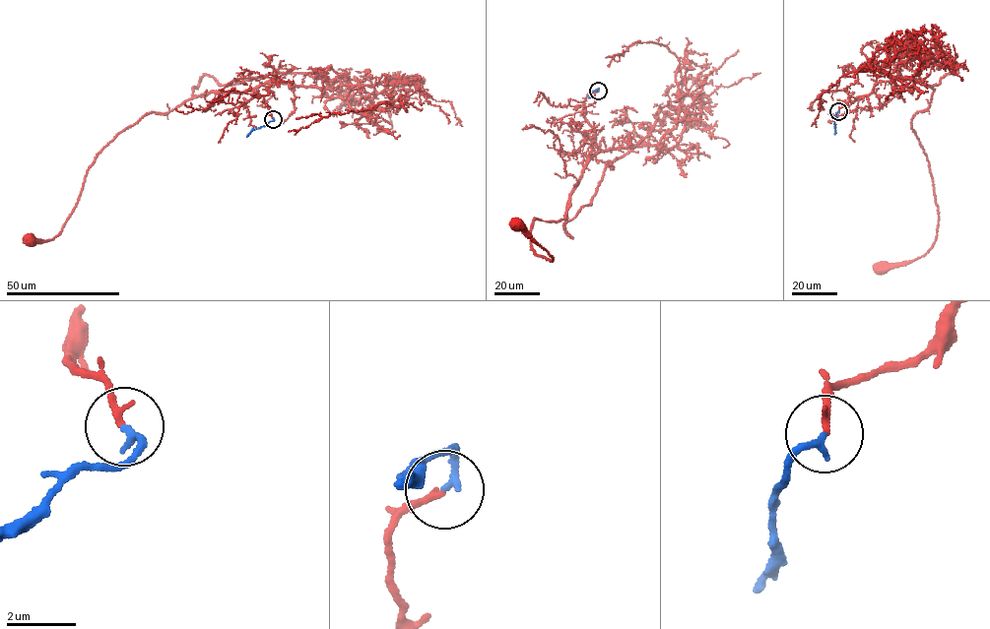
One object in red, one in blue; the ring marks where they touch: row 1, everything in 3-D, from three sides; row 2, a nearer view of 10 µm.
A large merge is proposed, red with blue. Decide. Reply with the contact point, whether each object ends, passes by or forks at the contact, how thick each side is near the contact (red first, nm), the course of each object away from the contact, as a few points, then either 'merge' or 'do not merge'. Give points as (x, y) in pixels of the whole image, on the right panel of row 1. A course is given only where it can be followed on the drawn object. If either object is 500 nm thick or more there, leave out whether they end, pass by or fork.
(838, 111) | red ends | blue ends | 180/200 nm | red via (839, 111), (862, 64), (898, 58), (903, 78), (933, 87), (910, 121), (936, 237), (883, 269) | blue via (839, 111), (834, 122), (834, 134) | merge

